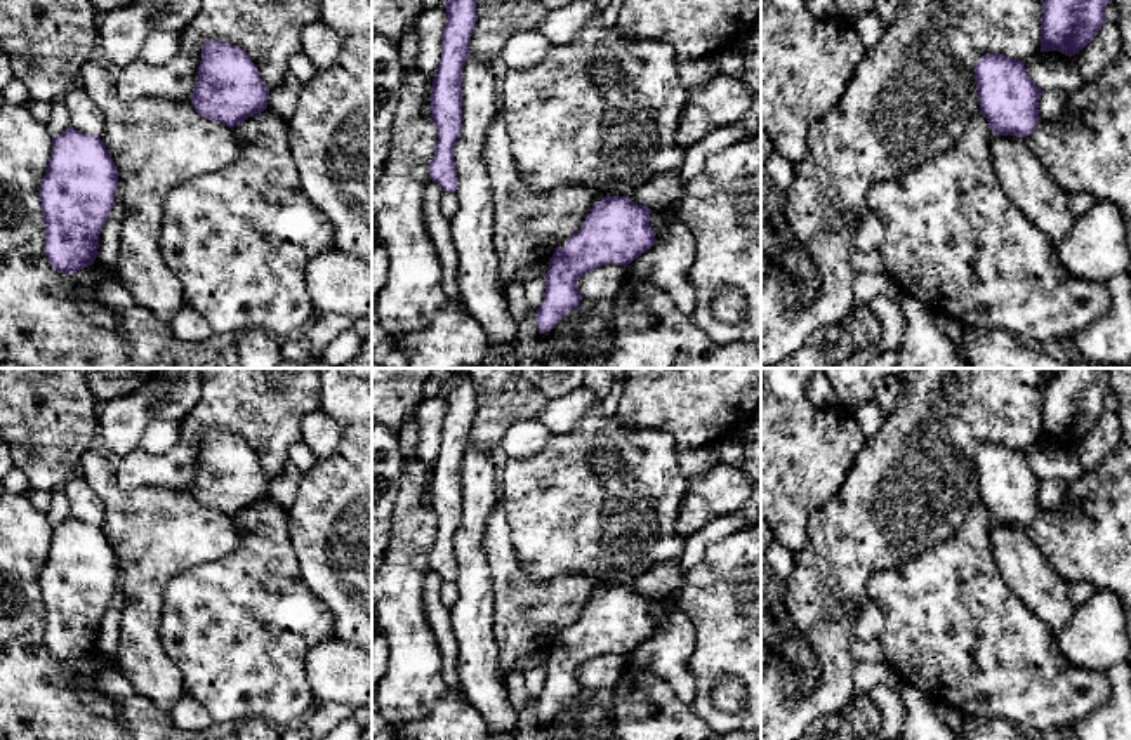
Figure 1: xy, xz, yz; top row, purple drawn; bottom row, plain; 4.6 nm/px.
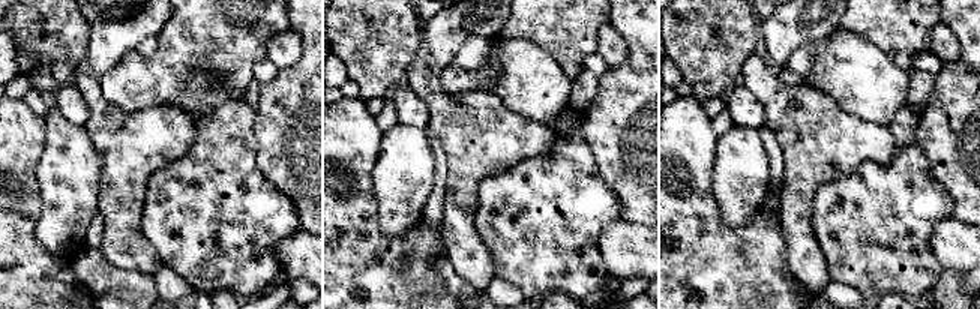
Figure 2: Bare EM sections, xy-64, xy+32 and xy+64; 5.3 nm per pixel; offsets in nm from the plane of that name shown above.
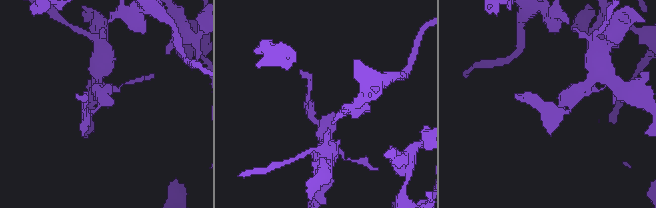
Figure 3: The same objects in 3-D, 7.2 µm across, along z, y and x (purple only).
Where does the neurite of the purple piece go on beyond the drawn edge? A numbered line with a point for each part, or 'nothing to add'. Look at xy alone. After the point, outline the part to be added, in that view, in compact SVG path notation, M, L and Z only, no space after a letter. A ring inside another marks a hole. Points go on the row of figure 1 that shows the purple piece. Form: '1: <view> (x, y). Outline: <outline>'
nothing to add

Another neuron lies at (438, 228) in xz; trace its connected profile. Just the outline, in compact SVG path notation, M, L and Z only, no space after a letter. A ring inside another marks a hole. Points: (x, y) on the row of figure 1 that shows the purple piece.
M429 181L424 189L424 215L426 215L426 229L438 250L438 257L441 261L441 285L446 297L466 313L464 302L459 295L459 285L455 281L457 274L457 254L452 241L450 222L443 217L440 210L440 198L443 195L443 188L436 182Z

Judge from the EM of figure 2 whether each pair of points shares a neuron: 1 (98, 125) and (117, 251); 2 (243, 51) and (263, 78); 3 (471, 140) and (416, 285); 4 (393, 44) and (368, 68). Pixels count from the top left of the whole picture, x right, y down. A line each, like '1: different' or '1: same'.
1: same
2: different
3: different
4: same

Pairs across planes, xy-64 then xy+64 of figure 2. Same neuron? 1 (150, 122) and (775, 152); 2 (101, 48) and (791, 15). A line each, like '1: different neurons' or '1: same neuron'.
1: different neurons
2: same neuron

